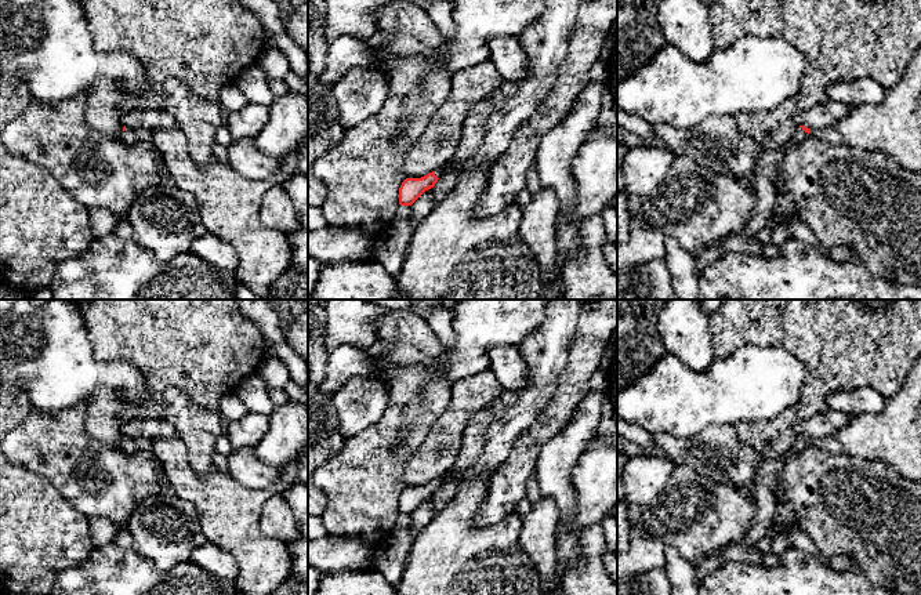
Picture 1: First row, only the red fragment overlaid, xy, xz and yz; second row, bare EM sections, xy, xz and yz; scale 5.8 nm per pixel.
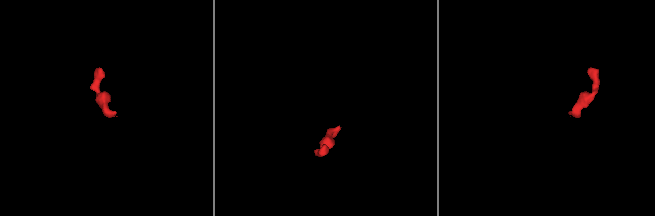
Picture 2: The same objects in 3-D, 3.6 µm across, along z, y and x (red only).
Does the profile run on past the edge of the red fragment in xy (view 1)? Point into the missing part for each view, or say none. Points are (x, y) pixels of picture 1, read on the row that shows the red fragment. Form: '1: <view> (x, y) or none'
1: xy (127, 135)

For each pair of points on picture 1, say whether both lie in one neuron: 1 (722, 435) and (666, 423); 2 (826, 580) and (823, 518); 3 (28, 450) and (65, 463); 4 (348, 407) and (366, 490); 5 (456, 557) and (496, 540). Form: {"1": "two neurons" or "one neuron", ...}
{"1": "two neurons", "2": "two neurons", "3": "one neuron", "4": "two neurons", "5": "one neuron"}

